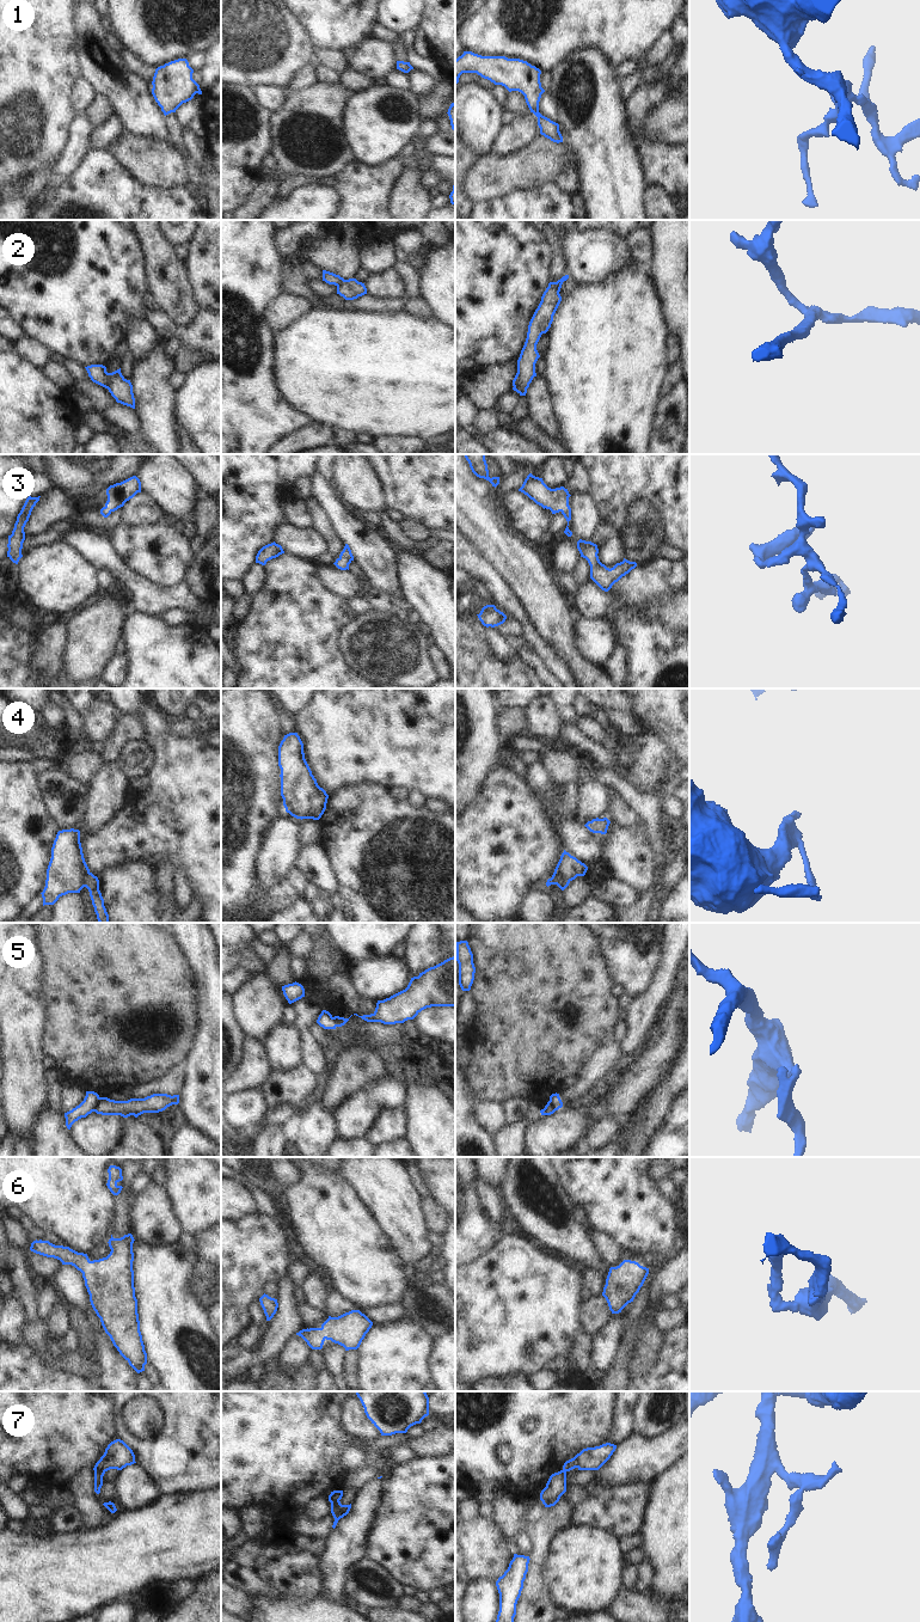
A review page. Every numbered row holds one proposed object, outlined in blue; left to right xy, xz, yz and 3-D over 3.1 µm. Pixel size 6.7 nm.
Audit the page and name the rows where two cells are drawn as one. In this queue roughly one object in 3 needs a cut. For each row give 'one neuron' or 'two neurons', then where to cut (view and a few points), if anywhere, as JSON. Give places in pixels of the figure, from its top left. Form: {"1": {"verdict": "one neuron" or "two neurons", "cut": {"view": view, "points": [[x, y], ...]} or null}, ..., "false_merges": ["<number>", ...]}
{"1": {"verdict": "one neuron", "cut": null}, "2": {"verdict": "two neurons", "cut": {"view": "xy", "points": [[106, 373], [108, 387]]}}, "3": {"verdict": "one neuron", "cut": null}, "4": {"verdict": "two neurons", "cut": {"view": "yz", "points": [[552, 875], [557, 874], [569, 881]]}}, "5": {"verdict": "two neurons", "cut": {"view": "xy", "points": [[100, 1097], [93, 1111]]}}, "6": {"verdict": "one neuron", "cut": null}, "7": {"verdict": "two neurons", "cut": {"view": "xy", "points": [[104, 1470], [94, 1471]]}}, "false_merges": ["2", "4", "5", "7"]}

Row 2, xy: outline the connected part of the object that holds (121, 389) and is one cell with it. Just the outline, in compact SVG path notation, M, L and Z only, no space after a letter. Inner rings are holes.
M121 368L112 373L108 373L108 377L110 380L108 390L111 393L111 396L116 399L116 402L135 409L133 385L130 380L127 380L122 375Z

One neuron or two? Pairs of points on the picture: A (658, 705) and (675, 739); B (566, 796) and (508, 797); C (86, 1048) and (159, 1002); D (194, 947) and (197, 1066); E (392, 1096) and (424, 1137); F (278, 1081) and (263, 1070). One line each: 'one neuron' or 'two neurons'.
A: one neuron
B: two neurons
C: one neuron
D: one neuron
E: two neurons
F: two neurons

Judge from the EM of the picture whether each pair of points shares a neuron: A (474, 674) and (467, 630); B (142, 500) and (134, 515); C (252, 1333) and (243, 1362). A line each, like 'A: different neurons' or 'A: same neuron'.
A: same neuron
B: same neuron
C: different neurons

